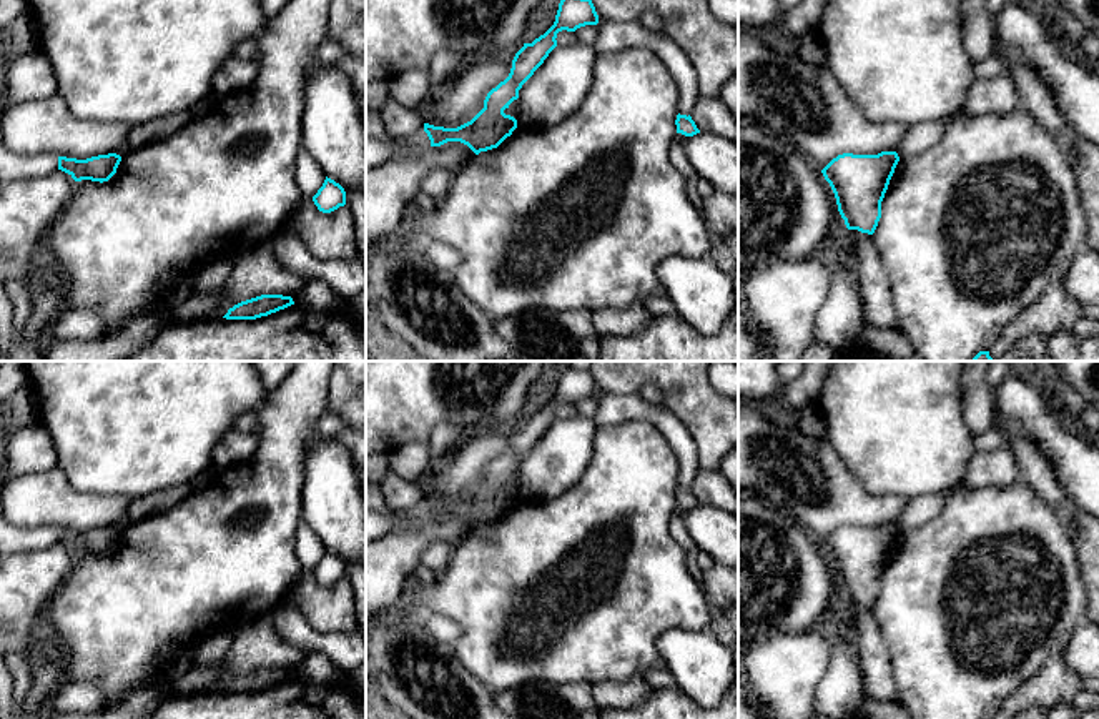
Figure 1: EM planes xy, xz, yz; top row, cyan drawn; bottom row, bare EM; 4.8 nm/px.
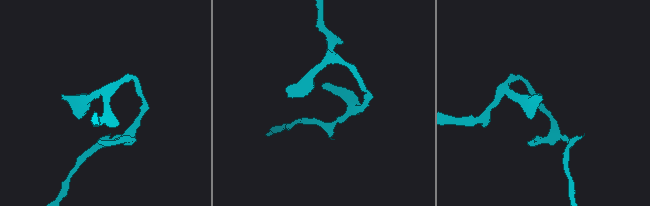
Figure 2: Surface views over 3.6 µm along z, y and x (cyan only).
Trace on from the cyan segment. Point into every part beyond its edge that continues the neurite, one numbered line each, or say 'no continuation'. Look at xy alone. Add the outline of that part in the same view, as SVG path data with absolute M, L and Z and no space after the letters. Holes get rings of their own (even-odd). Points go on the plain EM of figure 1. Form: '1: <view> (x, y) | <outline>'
1: xy (12, 540) | M0 504L0 554L42 549L58 543L57 528L17 528L12 526Z

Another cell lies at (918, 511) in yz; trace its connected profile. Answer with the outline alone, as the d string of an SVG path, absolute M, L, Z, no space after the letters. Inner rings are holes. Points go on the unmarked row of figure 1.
M946 491L909 499L896 523L898 529L908 531L939 516L951 493L953 491Z

